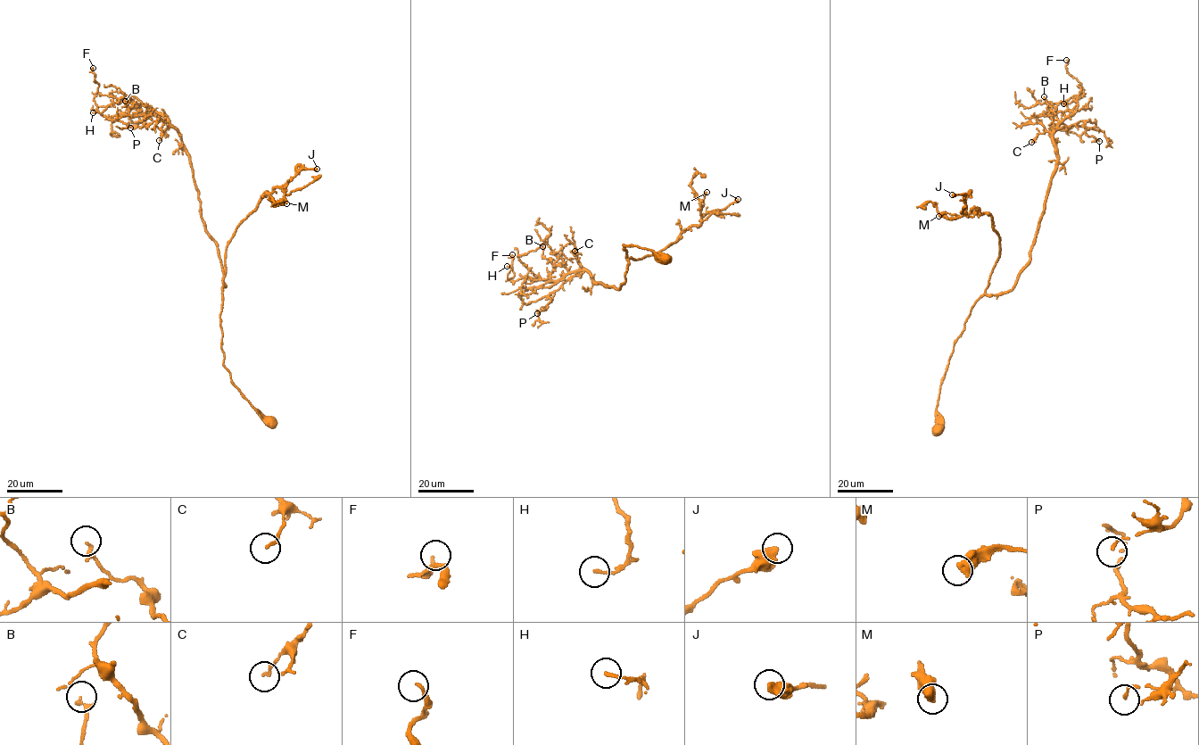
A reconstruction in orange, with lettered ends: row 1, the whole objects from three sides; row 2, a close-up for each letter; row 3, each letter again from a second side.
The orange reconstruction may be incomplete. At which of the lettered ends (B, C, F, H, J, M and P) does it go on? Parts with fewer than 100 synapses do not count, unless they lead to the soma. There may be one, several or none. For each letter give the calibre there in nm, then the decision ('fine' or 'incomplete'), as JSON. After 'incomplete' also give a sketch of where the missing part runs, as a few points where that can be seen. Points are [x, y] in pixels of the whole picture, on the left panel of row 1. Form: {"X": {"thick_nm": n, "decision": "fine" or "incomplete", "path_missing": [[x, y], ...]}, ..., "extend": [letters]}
{"B": {"thick_nm": 110, "decision": "fine"}, "C": {"thick_nm": 110, "decision": "fine"}, "F": {"thick_nm": 150, "decision": "fine"}, "H": {"thick_nm": 150, "decision": "fine"}, "J": {"thick_nm": 550, "decision": "fine"}, "M": {"thick_nm": 500, "decision": "fine"}, "P": {"thick_nm": 130, "decision": "fine"}, "extend": []}

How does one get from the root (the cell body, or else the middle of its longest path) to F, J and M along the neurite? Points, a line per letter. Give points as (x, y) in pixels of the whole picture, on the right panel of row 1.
F: (939, 429), (939, 385), (971, 306), (1009, 291), (1029, 260), (1057, 160), (1053, 134), (1083, 90), (1066, 60)
J: (939, 429), (938, 400), (955, 342), (1000, 251), (993, 218), (977, 209), (968, 214), (964, 194), (952, 194)
M: (939, 429), (938, 400), (955, 342), (985, 293), (1000, 251), (987, 213), (977, 209), (938, 216)

